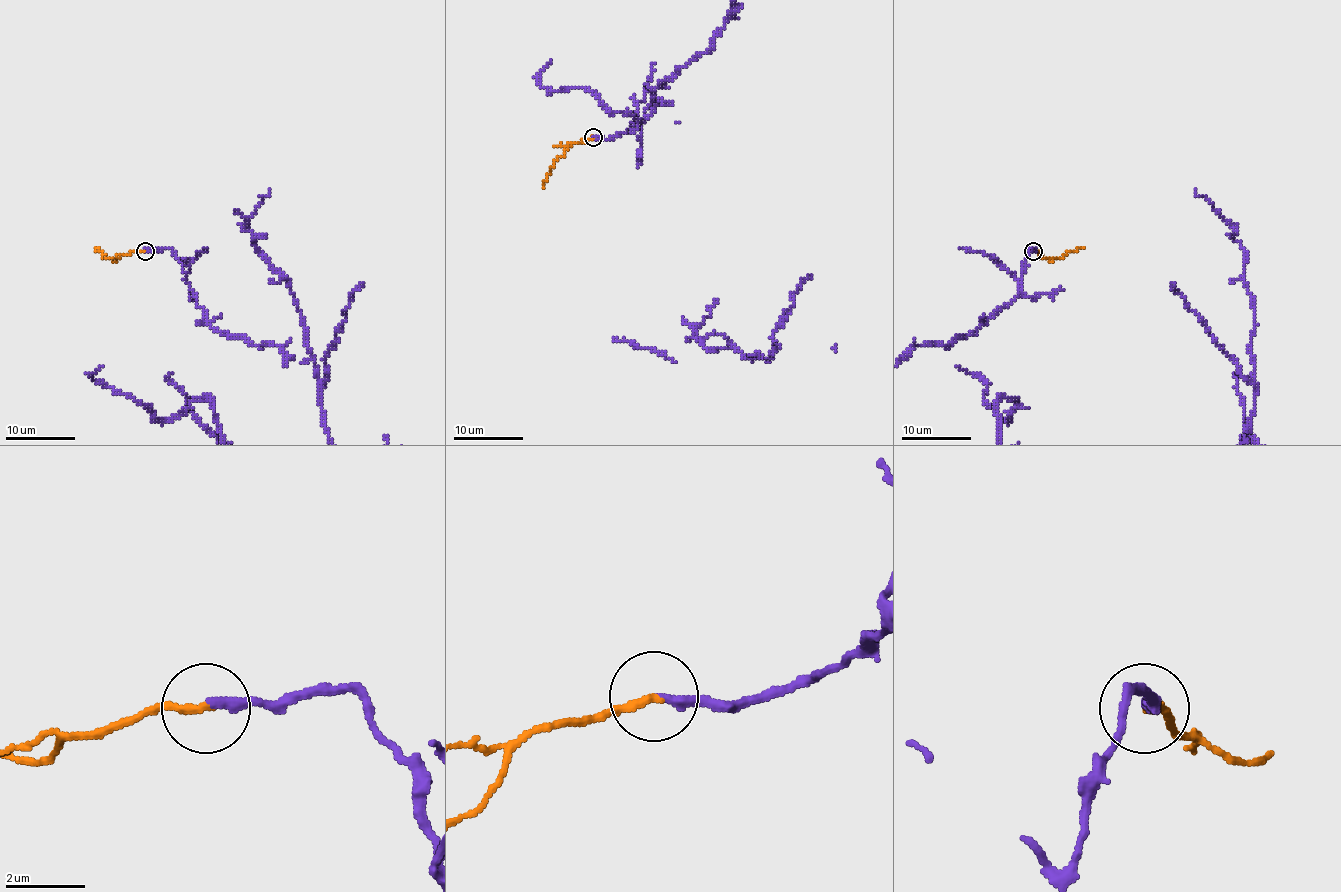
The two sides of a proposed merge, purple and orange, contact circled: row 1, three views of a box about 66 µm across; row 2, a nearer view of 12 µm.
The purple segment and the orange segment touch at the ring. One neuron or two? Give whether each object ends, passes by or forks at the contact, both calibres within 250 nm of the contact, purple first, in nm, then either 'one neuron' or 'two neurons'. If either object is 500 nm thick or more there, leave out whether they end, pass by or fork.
purple ends | orange ends | 240/200 nm | one neuron

